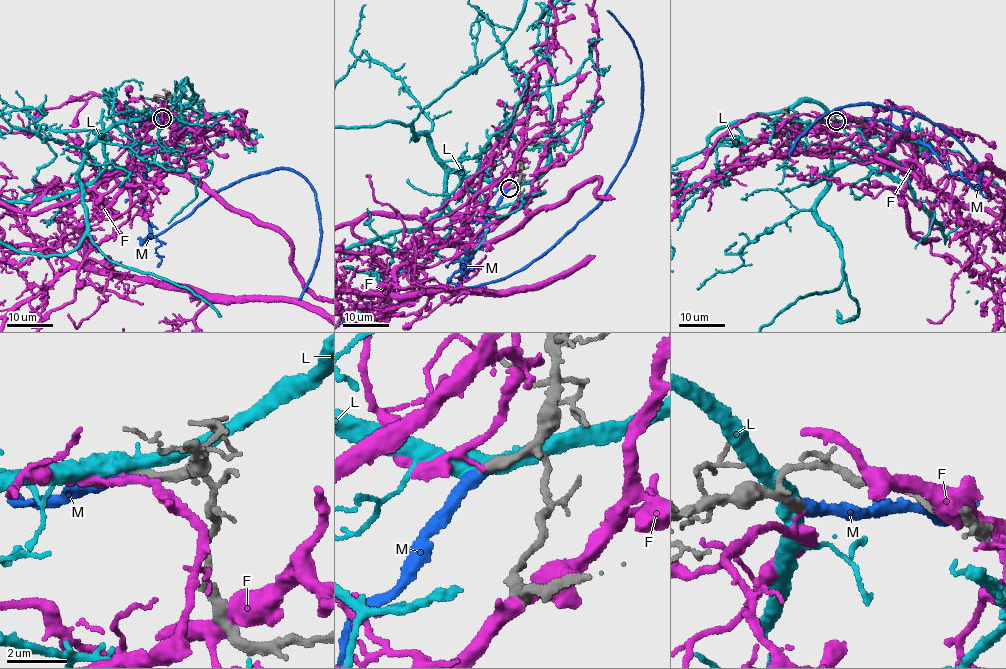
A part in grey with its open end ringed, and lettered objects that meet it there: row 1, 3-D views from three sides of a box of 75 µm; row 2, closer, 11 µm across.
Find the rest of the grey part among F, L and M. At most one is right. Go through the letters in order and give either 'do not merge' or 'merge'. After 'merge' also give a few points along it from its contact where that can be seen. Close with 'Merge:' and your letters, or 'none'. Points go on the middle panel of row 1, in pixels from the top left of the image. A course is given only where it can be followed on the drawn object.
F: do not merge
L: do not merge
M: merge
Merge: M

